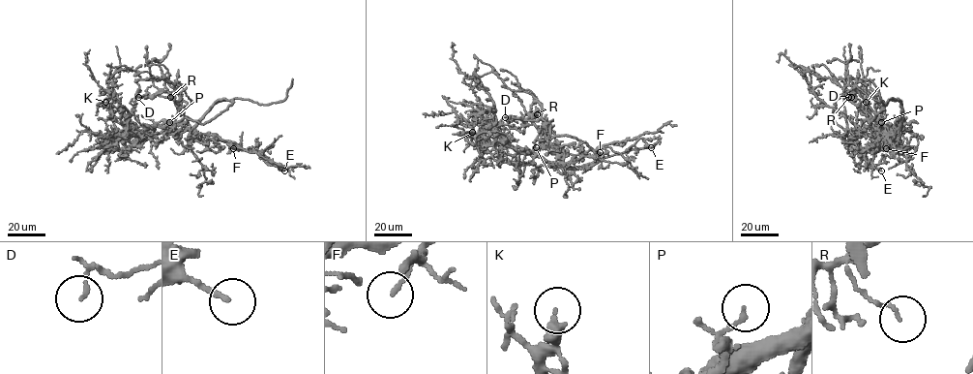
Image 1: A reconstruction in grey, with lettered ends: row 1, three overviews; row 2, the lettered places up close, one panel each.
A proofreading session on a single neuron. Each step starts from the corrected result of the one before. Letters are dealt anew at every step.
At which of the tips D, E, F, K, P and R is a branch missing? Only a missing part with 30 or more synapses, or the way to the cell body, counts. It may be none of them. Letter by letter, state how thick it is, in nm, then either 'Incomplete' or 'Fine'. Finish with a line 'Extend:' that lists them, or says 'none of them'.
D: Thickness 110 nm. Fine
E: Thickness 160 nm. Fine
F: Thickness 130 nm. Fine
K: Thickness 320 nm. Fine
P: Thickness 120 nm. Fine
R: Thickness 80 nm. Fine
Extend: none of them

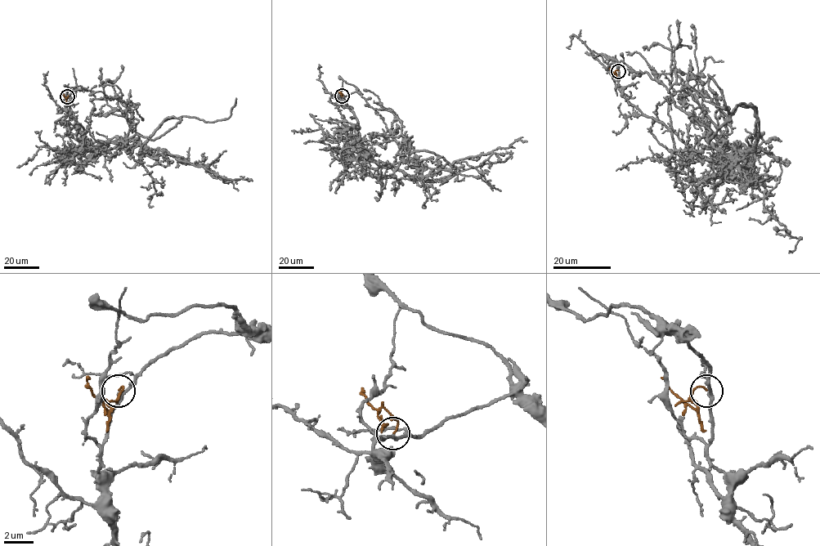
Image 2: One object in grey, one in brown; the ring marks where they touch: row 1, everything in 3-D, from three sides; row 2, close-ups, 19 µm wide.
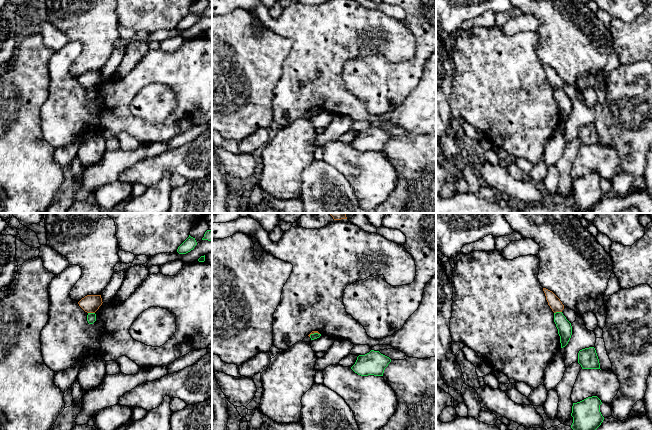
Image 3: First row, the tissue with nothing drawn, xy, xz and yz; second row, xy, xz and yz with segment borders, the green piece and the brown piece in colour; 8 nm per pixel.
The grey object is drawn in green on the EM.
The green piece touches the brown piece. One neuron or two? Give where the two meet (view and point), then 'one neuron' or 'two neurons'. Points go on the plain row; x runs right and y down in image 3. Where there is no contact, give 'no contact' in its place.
meets green in yz at (557, 88); two neurons

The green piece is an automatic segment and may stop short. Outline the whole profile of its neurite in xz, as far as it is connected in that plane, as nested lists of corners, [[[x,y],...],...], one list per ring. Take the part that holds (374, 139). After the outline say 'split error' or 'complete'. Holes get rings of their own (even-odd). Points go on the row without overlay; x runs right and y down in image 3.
[[[371,126],[365,131],[359,131],[351,145],[361,152],[383,152],[385,144],[391,135],[379,127]]] | complete

